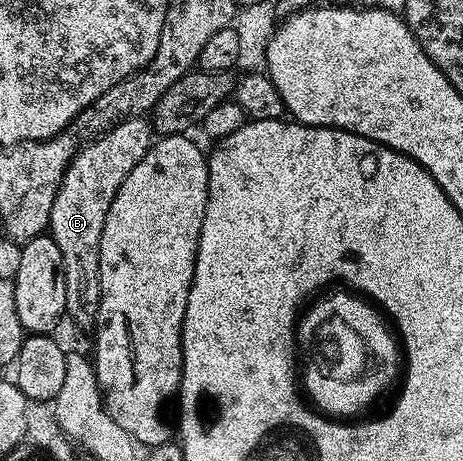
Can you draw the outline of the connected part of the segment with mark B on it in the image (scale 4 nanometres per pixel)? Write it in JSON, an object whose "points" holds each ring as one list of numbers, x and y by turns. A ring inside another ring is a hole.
{"points":[[134,116,118,122,107,133,84,145,74,154,57,190,55,204,51,204,48,233,63,252,63,288,67,291,65,313,77,326,94,325,101,299,99,276,99,244,103,224,111,208,111,200,119,192,123,180,143,160,151,145,151,126,144,117]]}

